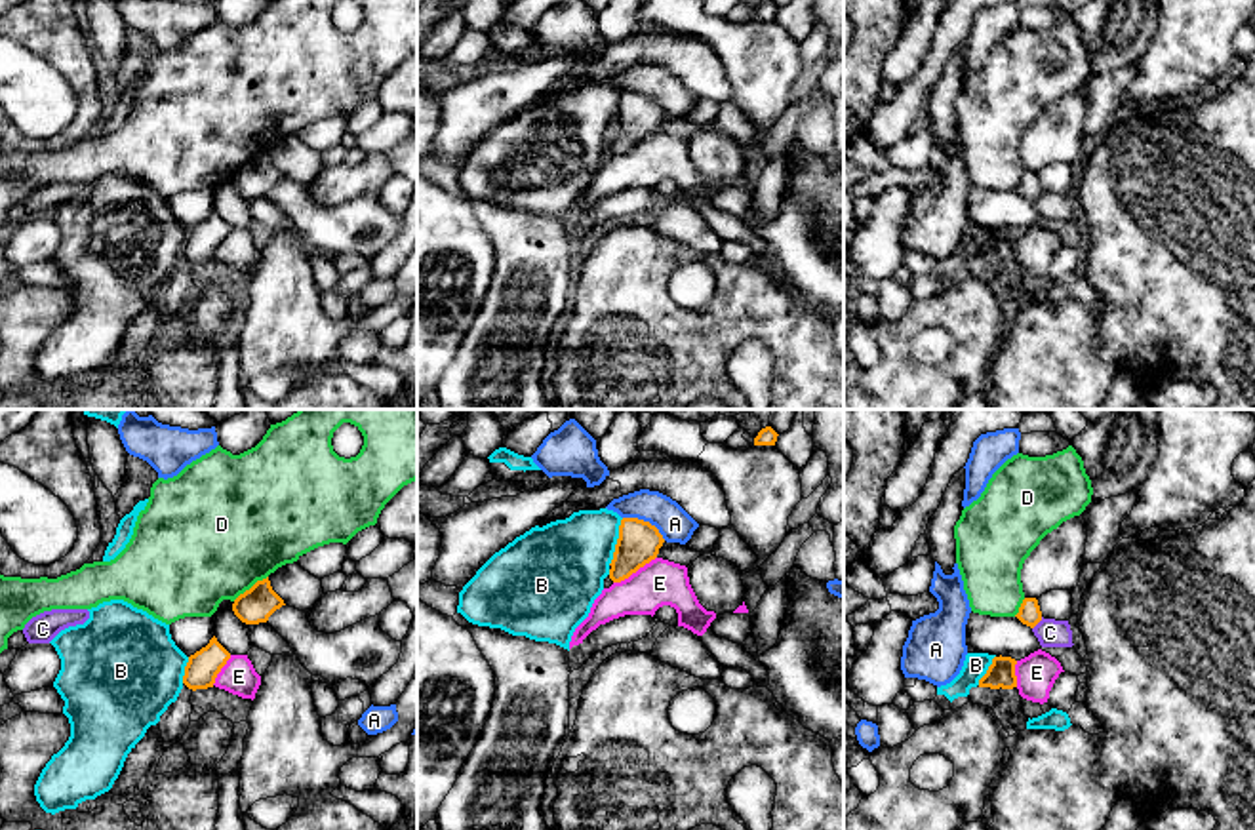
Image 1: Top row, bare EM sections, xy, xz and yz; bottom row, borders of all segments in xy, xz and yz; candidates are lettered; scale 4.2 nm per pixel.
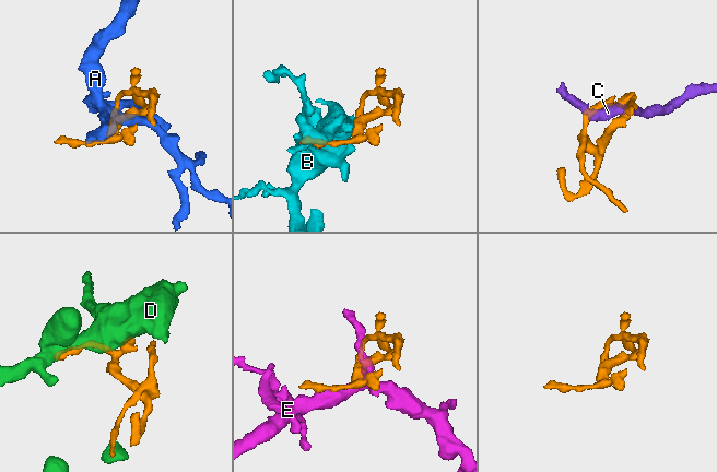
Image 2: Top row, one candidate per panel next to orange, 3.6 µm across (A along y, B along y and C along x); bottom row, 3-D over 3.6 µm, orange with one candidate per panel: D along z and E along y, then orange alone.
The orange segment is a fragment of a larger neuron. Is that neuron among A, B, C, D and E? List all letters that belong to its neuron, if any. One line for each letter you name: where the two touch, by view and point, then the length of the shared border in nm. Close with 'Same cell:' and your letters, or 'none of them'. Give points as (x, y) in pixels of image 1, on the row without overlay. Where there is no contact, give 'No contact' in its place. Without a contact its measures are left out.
Same cell: none of them

